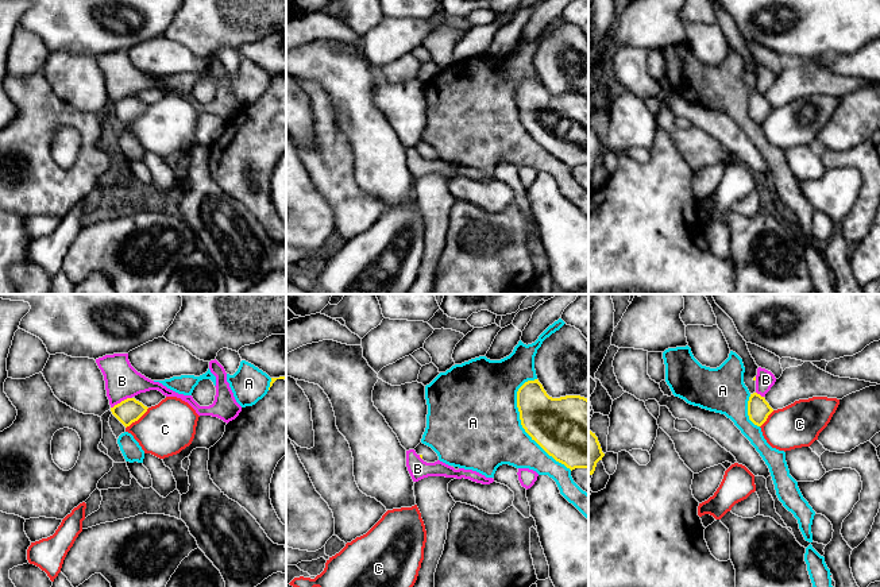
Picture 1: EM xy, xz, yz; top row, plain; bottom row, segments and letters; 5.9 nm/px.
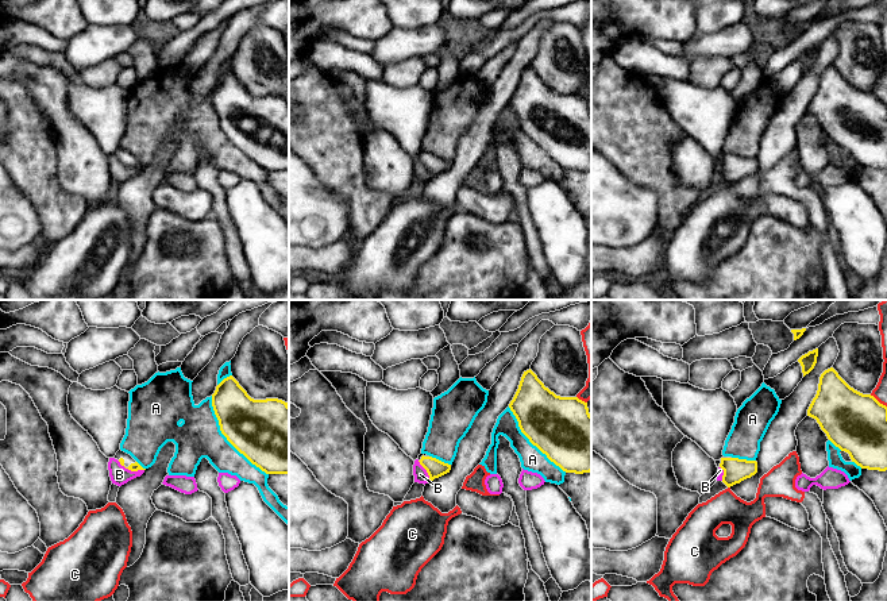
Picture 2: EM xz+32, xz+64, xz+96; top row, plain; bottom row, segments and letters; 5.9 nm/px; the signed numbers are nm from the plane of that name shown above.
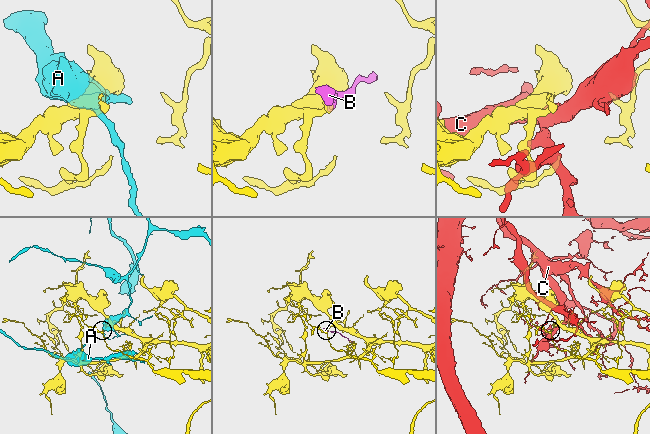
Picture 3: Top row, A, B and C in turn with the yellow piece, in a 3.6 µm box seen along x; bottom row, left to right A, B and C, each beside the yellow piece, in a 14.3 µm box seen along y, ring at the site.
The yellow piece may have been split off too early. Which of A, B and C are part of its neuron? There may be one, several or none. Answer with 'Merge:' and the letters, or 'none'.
Merge: none

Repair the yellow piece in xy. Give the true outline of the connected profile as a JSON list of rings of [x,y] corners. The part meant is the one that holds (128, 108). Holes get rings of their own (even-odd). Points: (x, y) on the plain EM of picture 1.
[[[127,96],[111,105],[112,112],[127,125],[138,119],[146,109],[147,104],[135,96]]]

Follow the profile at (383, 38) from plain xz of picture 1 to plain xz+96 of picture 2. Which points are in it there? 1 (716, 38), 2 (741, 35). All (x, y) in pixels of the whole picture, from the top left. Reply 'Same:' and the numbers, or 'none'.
Same: 1, 2

